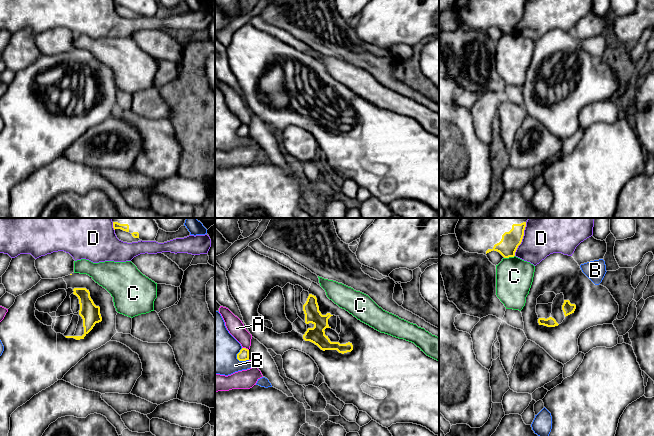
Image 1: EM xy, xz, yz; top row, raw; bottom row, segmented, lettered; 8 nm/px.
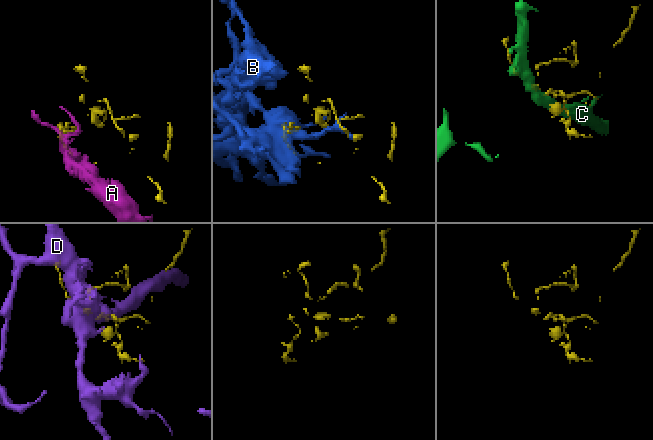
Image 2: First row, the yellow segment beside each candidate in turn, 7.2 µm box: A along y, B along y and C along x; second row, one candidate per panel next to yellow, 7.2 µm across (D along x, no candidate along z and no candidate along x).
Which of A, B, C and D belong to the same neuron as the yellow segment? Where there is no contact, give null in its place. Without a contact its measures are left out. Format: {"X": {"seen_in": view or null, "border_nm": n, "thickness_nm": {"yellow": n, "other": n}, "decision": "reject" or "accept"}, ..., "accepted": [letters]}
{"A": {"seen_in": "xz", "border_nm": 60, "thickness_nm": {"yellow": 90, "other": 140}, "decision": "reject"}, "B": {"seen_in": "xz", "border_nm": 120, "thickness_nm": {"yellow": 90, "other": 360}, "decision": "reject"}, "C": {"seen_in": "yz", "border_nm": 90, "thickness_nm": {"yellow": 150, "other": 300}, "decision": "reject"}, "D": {"seen_in": "yz", "border_nm": 280, "thickness_nm": {"yellow": 150, "other": 280}, "decision": "reject"}, "accepted": []}

